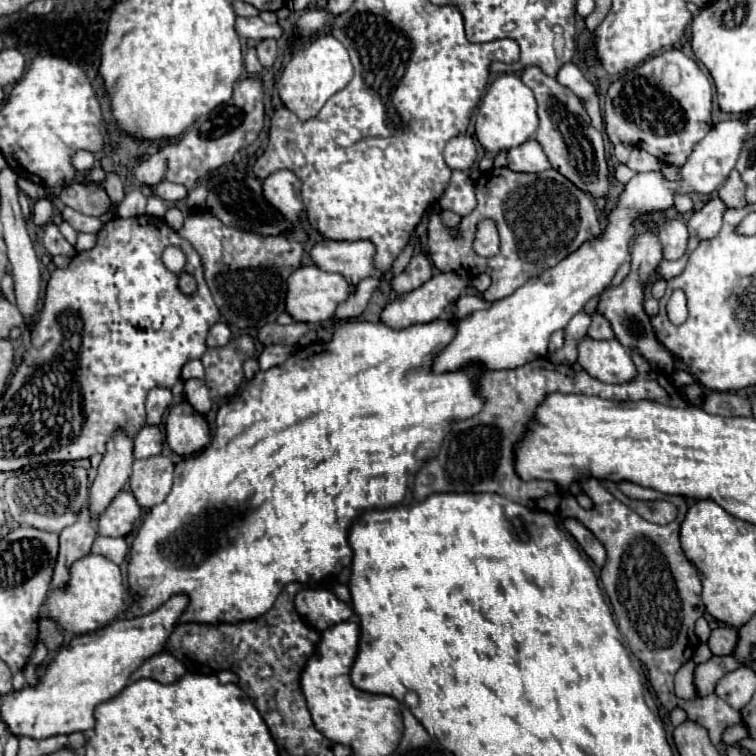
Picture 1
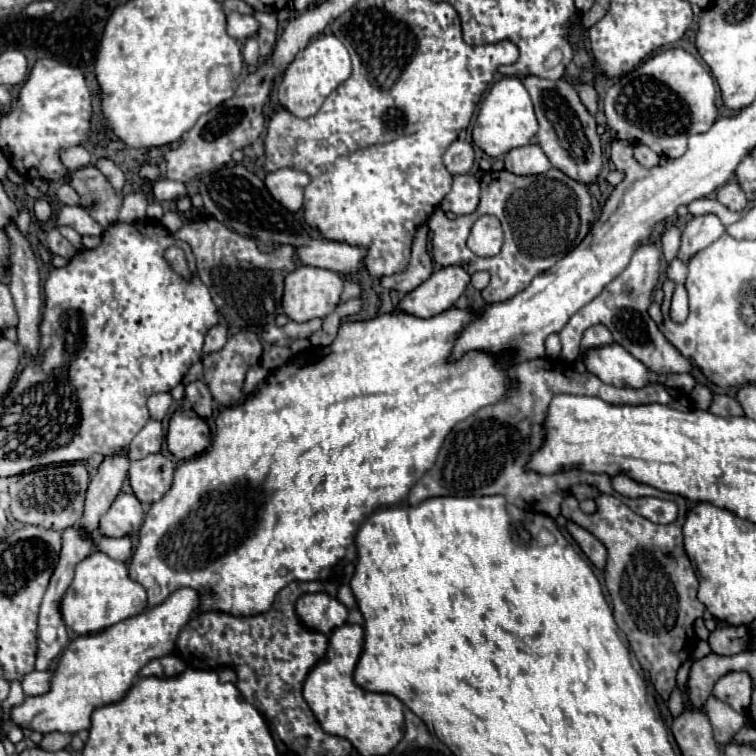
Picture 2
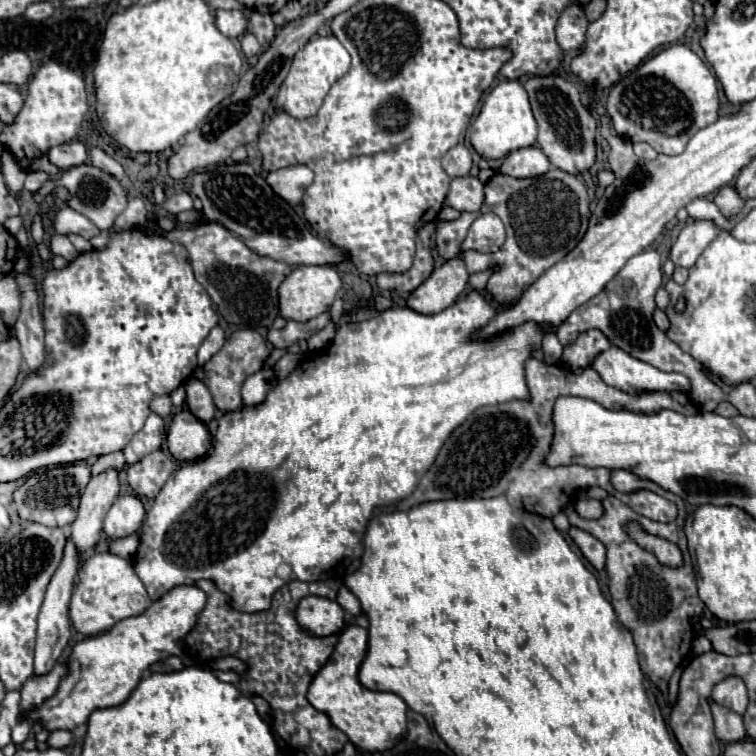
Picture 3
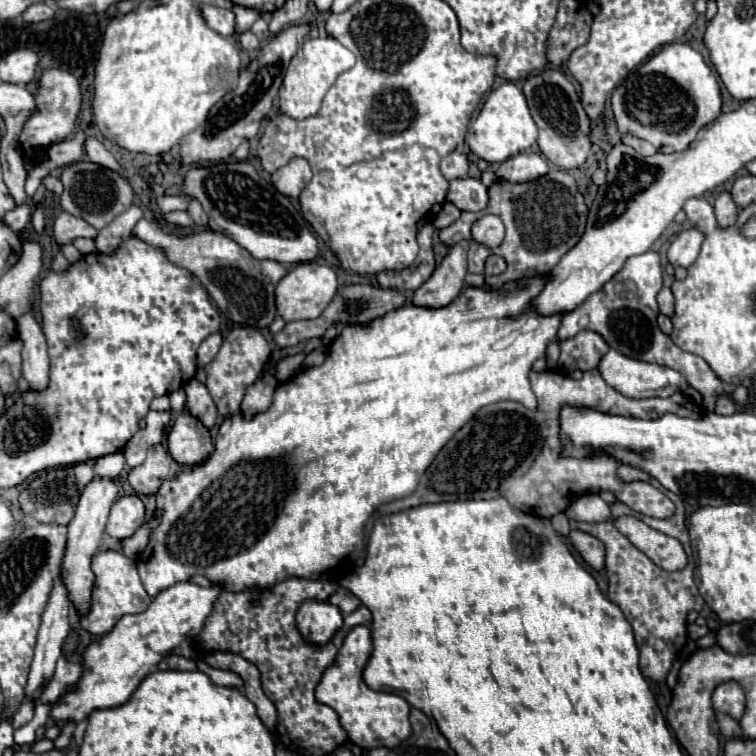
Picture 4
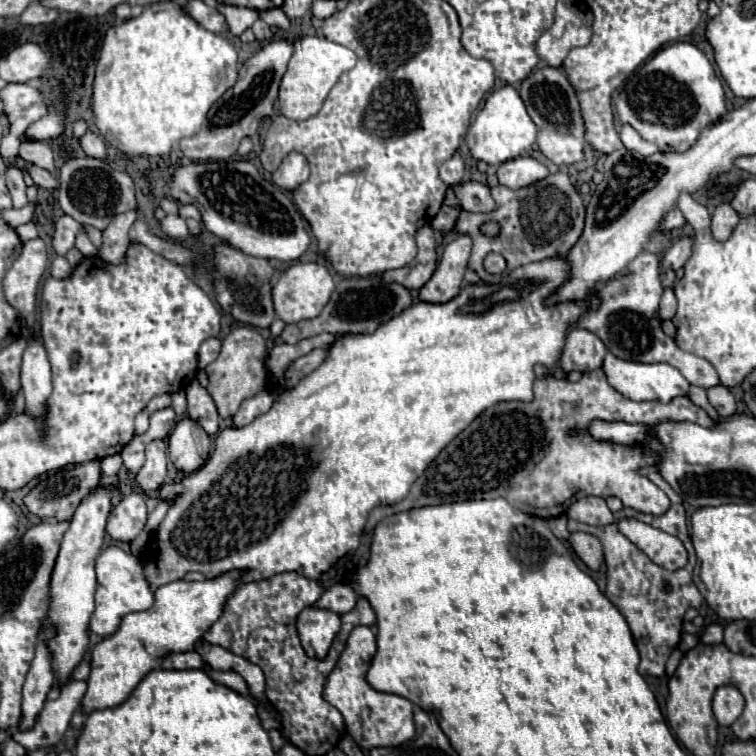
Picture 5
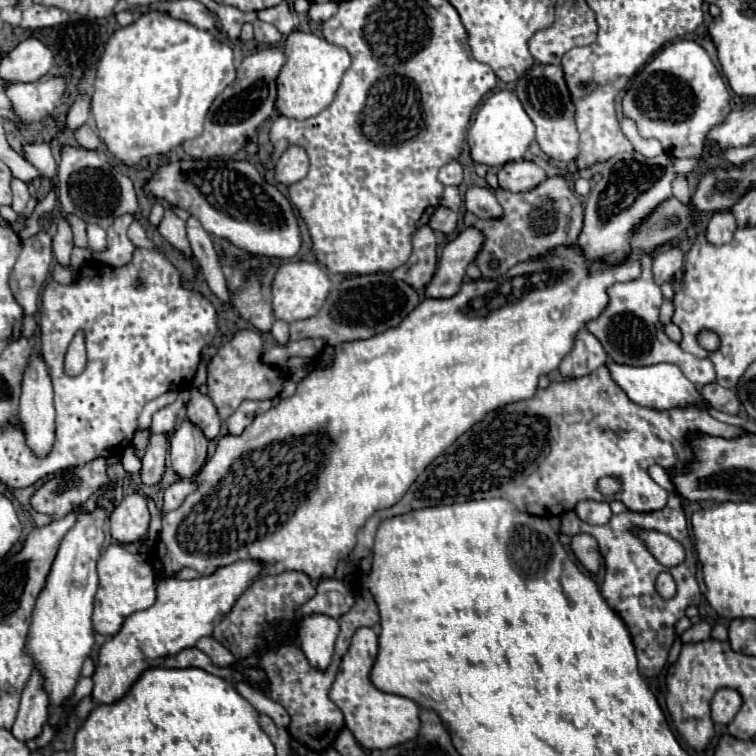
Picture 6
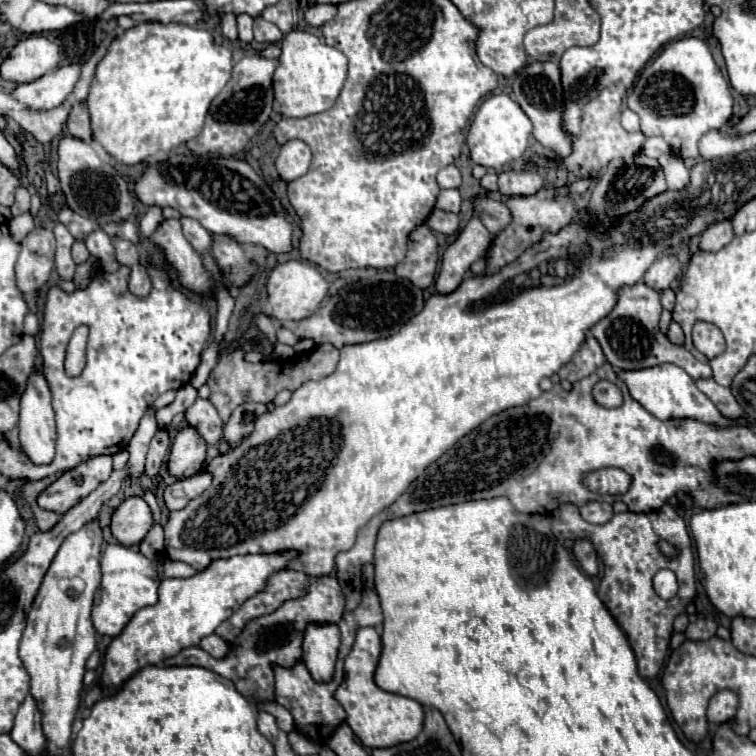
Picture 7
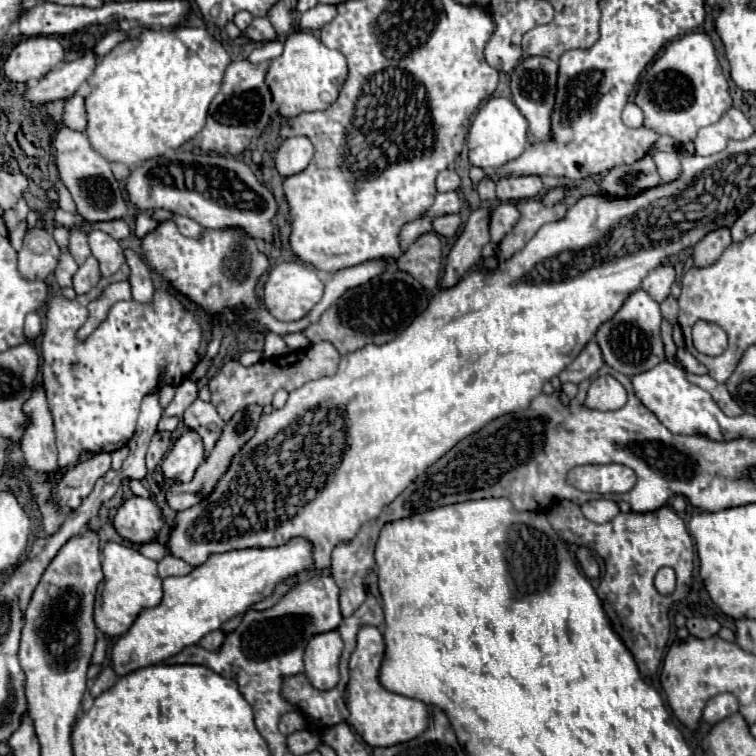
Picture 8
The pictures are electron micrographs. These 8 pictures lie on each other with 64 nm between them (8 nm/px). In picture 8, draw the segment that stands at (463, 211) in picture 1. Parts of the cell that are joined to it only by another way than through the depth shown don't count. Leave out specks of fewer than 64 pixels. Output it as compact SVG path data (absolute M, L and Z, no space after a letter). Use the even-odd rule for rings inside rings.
M500 202L492 208L492 216L490 216L490 234L492 234L492 242L498 244L518 222L520 212L516 208L514 202Z

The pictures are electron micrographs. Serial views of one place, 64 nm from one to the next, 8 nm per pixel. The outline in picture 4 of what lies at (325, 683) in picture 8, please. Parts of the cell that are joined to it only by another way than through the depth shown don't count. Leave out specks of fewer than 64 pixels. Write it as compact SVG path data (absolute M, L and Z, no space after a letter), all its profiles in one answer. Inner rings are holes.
M306 600L296 614L296 624L306 644L320 646L342 628L342 614L328 602Z

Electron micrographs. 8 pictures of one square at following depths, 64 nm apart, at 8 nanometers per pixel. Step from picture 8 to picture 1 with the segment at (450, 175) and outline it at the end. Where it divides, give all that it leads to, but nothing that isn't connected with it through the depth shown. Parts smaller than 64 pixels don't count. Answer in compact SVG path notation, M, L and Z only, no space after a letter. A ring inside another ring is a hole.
M466 134L452 138L444 148L444 160L450 170L468 172L476 160L476 146L474 140Z

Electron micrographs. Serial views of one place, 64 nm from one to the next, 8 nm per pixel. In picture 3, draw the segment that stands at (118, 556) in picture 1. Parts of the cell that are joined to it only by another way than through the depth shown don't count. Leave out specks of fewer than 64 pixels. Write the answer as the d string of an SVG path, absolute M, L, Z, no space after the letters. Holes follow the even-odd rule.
M132 534L126 538L118 538L116 542L110 542L110 552L118 554L122 558L134 558L138 546L140 546L140 536Z

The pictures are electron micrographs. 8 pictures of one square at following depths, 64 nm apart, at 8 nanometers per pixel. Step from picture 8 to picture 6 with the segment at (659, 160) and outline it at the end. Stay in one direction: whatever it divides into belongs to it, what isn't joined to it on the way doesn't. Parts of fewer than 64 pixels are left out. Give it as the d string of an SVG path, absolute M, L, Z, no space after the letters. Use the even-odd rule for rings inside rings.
M676 176L676 180L672 180L672 194L676 198L680 198L682 202L688 202L690 196L690 184L686 176Z

